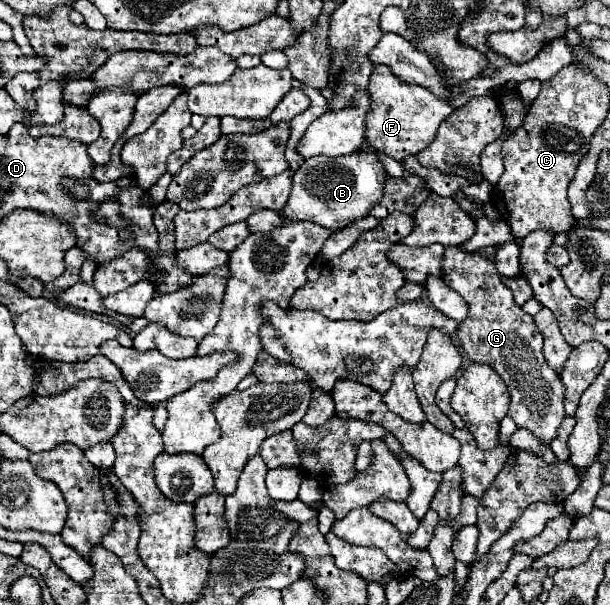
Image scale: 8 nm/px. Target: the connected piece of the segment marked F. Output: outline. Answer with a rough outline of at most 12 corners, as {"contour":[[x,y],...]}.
{"contour":[[373,68],[365,138],[403,160],[453,112],[427,88]]}

